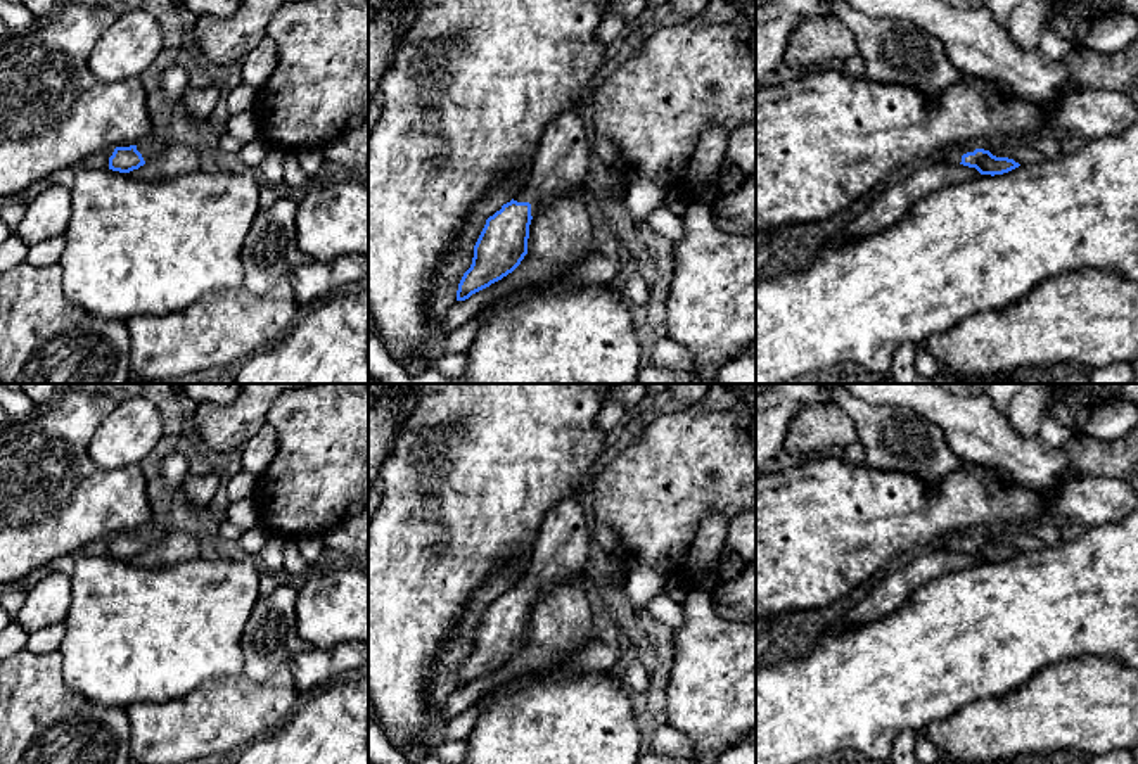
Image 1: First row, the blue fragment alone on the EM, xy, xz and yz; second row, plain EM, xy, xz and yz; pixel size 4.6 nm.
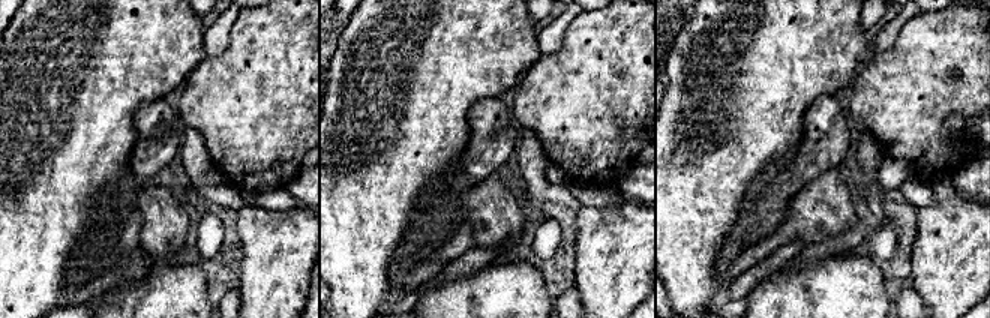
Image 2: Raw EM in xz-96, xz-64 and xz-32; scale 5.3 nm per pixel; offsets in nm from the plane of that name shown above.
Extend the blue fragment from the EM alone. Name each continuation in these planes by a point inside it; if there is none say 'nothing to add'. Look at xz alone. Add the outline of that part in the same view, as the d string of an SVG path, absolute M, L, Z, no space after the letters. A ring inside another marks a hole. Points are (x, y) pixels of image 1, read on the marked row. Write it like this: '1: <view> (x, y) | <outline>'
1: xz (561, 163) | M576 111L559 114L545 128L526 187L514 197L531 204L531 216L557 197L585 187L591 156L591 142L583 118Z

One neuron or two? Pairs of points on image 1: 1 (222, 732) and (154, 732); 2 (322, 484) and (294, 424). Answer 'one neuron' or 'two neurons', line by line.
1: one neuron
2: one neuron

